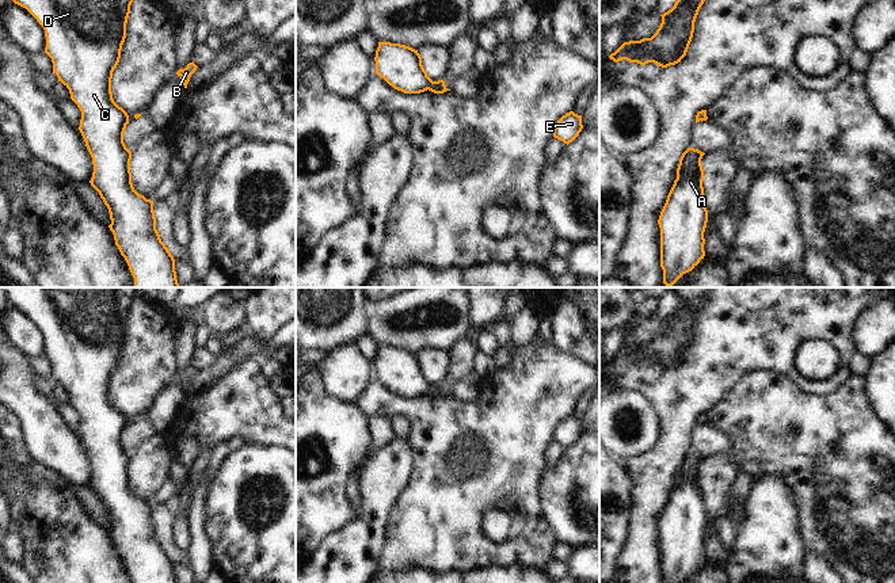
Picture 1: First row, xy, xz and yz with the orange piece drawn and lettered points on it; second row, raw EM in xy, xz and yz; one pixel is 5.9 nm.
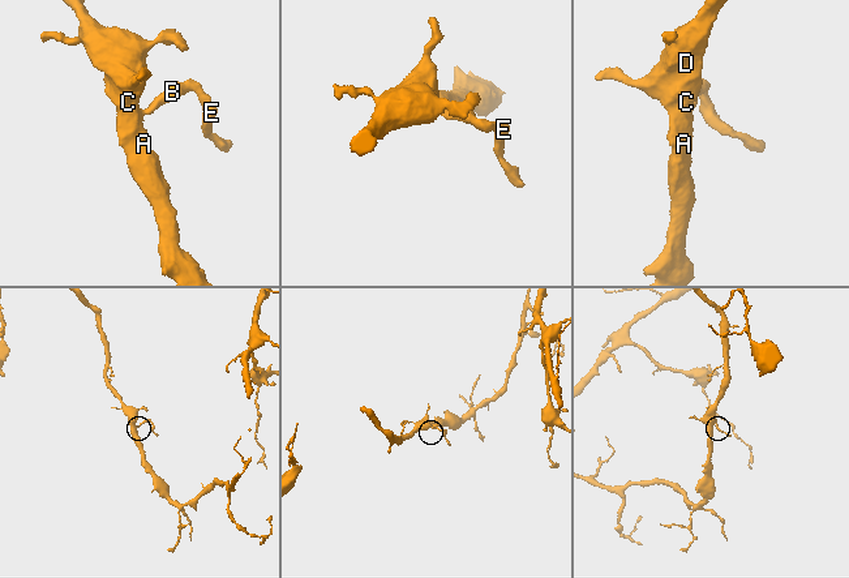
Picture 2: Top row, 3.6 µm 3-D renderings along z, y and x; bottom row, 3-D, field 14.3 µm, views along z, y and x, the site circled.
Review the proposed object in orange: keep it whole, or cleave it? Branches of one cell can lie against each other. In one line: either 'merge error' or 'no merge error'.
no merge error

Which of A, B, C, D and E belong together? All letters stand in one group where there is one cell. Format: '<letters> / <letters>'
A B C D E

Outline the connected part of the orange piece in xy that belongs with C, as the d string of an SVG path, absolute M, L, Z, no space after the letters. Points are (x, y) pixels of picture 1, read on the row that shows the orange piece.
M12 0L26 8L43 27L45 53L52 58L57 75L81 111L79 130L92 157L91 186L108 209L115 245L125 258L134 278L134 287L180 287L175 259L156 229L153 201L138 194L132 183L132 152L123 142L129 123L127 113L119 107L111 92L113 72L117 68L126 38L126 23L133 0Z

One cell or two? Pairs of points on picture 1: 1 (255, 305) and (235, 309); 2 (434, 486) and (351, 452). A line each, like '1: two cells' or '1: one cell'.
1: two cells
2: two cells

